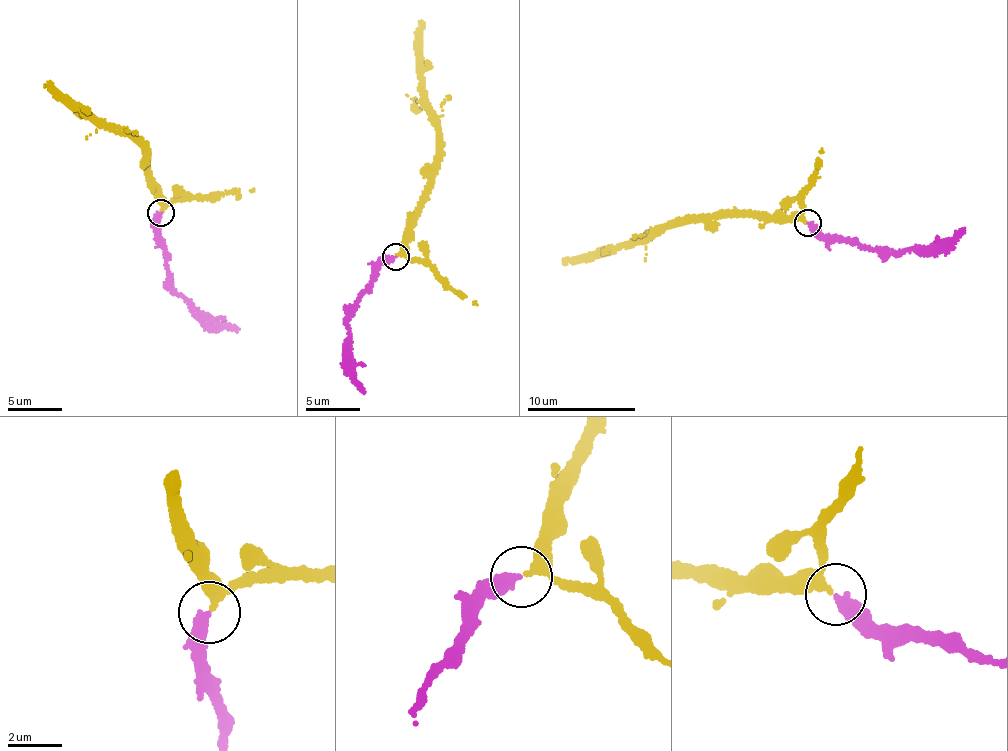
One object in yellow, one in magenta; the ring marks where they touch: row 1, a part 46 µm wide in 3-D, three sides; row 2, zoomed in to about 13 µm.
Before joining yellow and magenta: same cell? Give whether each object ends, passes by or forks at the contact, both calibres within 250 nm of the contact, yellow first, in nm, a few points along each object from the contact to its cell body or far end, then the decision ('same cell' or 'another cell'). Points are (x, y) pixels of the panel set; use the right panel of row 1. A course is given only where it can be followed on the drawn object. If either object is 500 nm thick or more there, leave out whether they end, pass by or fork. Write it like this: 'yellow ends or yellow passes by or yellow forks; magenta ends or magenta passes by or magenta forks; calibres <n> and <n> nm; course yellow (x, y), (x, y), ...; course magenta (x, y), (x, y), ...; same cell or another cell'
yellow passes by; magenta ends; calibres 260 and 400 nm; course yellow (805, 223), (798, 217), (766, 222), (743, 216), (688, 220), (653, 229), (646, 237), (569, 258), (563, 263); course magenta (808, 223), (826, 237), (853, 238), (864, 247), (897, 252), (958, 238), (963, 229); same cell

